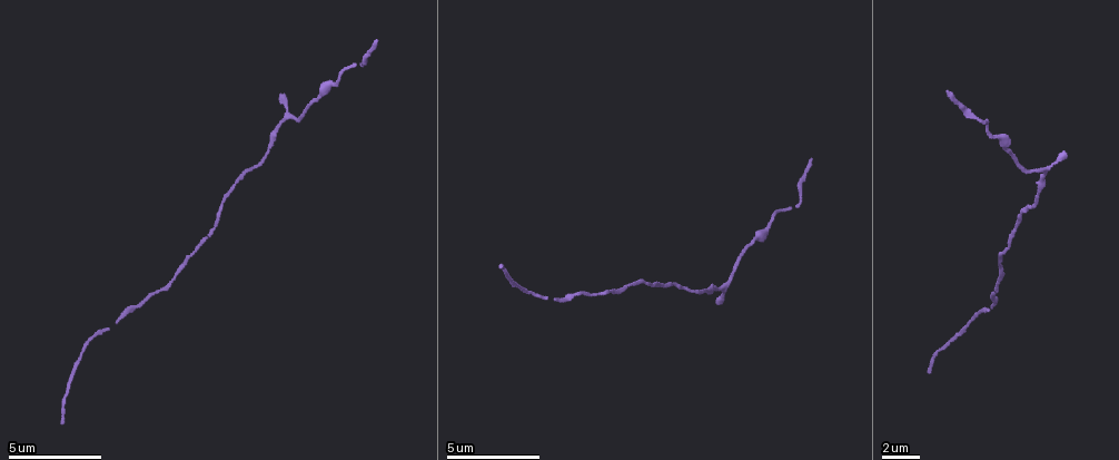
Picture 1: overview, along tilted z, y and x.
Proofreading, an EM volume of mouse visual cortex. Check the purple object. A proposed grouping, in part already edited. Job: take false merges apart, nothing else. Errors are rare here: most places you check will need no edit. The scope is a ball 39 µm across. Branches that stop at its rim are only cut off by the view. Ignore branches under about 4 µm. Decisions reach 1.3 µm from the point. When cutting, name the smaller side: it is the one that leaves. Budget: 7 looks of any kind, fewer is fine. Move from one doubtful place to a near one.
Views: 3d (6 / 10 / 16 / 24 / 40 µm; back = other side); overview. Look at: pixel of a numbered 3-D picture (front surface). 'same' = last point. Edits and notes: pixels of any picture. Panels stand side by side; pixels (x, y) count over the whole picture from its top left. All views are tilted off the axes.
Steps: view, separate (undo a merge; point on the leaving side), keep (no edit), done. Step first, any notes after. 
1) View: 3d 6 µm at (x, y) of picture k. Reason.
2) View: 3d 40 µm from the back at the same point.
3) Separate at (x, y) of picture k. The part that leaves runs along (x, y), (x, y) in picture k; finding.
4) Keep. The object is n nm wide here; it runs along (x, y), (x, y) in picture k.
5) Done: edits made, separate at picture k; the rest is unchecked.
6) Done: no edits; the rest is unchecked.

View: 3d 16 µm at (150, 298) of picture 1. Sudden change in width.

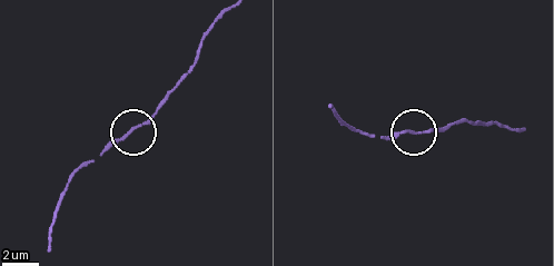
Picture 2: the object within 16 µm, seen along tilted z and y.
Keep. The object is 120 nm wide here; it runs along (198, 46), (191, 67), (166, 98), (100, 155) in picture 2; one neuron here.

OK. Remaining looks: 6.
View: 3d 6 µm at (658, 284) of picture 1.

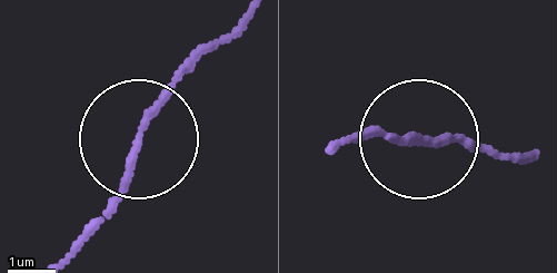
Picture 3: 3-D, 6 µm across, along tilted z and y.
View: 3d 6 µm from the back at (417, 139) of picture 3.

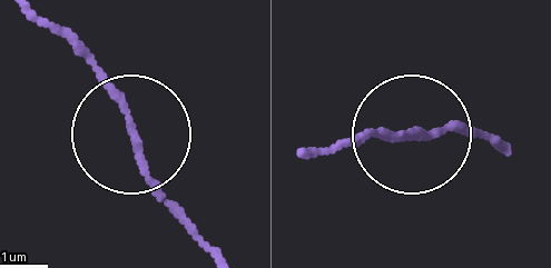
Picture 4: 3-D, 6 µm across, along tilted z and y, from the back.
Keep. The object is 150 nm wide here; it runs along (414, 131), (473, 128) in picture 4; one neuron here.

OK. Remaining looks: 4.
View: 3d 10 µm at (290, 119) of picture 1. Calibre changes.

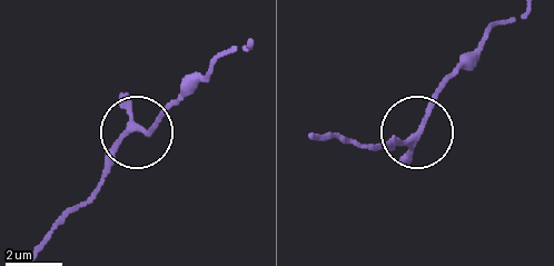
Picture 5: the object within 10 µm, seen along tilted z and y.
Keep. The object is 170 nm wide here; it runs along (40, 248), (97, 185), (118, 141), (174, 106) in picture 5; all the same neuron.

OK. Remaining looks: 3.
View: 3d 10 µm at (771, 218) of picture 1. Sudden change in width.

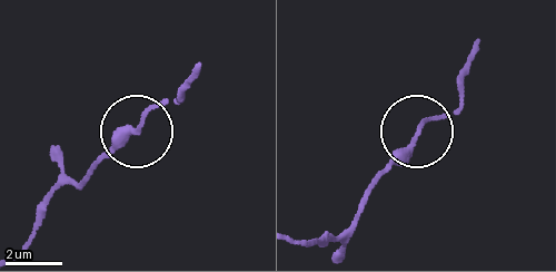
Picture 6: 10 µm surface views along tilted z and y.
View: 3d 10 µm from the back at (139, 125) of picture 6.

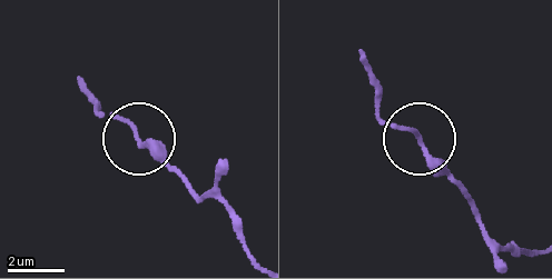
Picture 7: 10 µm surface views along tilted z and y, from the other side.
Keep. It runs along (535, 251), (492, 240), (422, 139), (386, 122), (378, 101) in picture 7; all the same neuron.

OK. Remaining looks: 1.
Done: no edits; the rest is unchecked.

